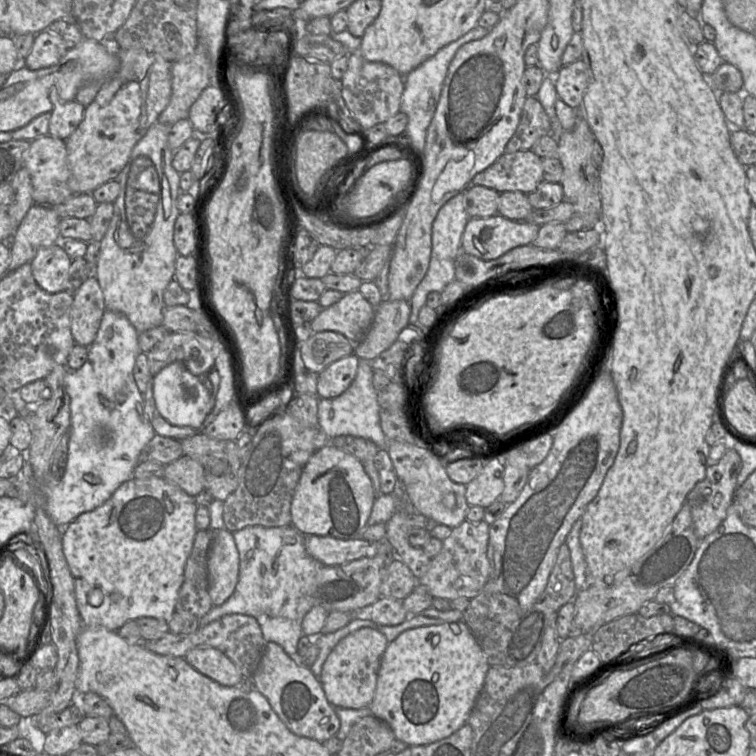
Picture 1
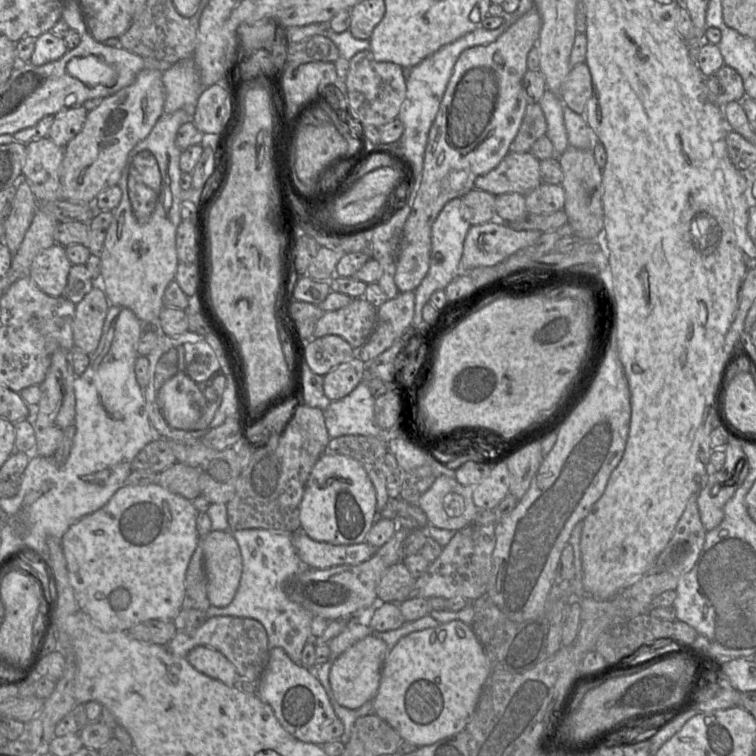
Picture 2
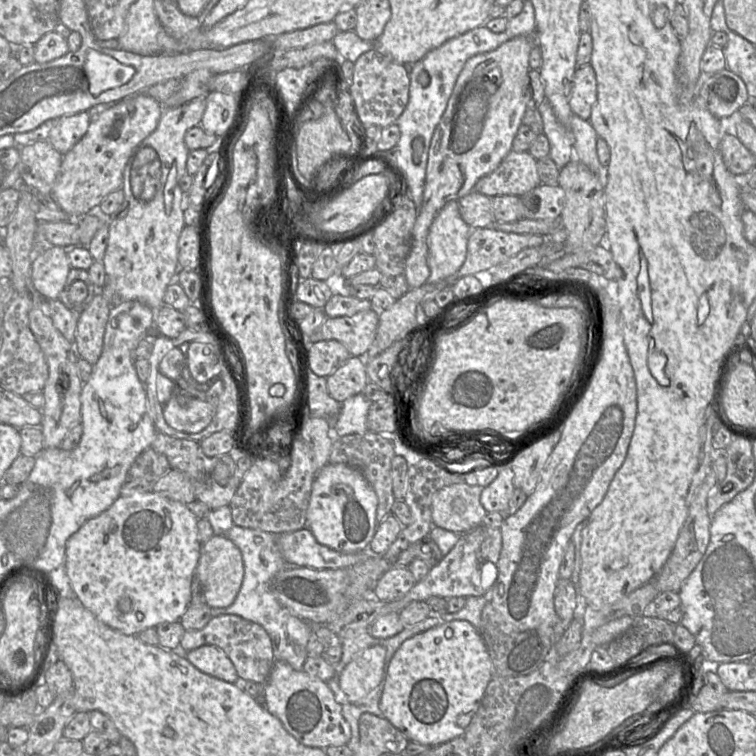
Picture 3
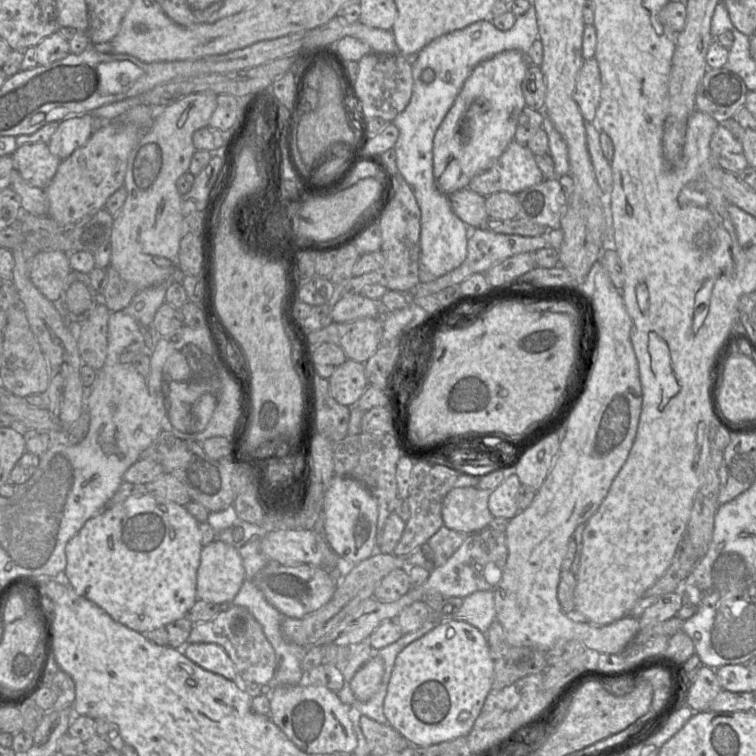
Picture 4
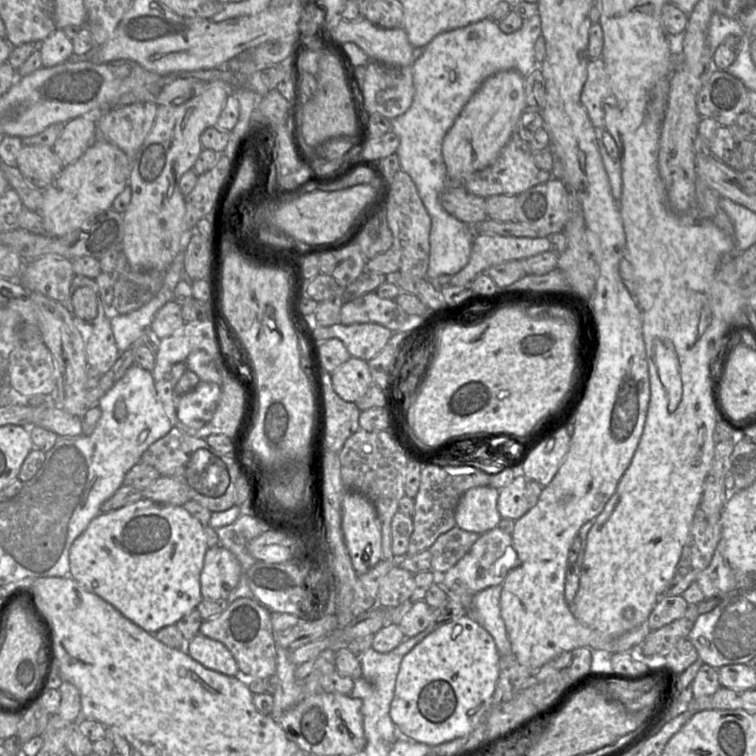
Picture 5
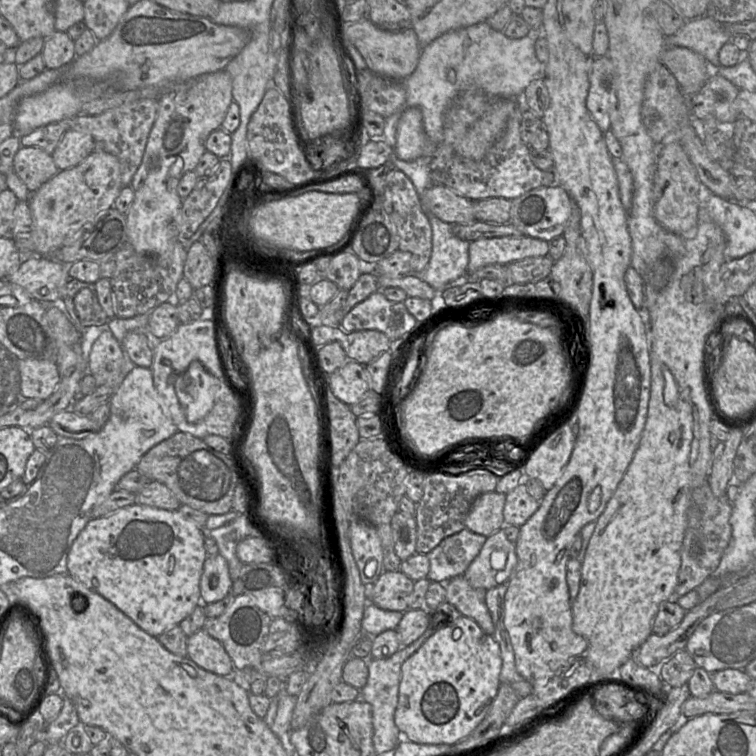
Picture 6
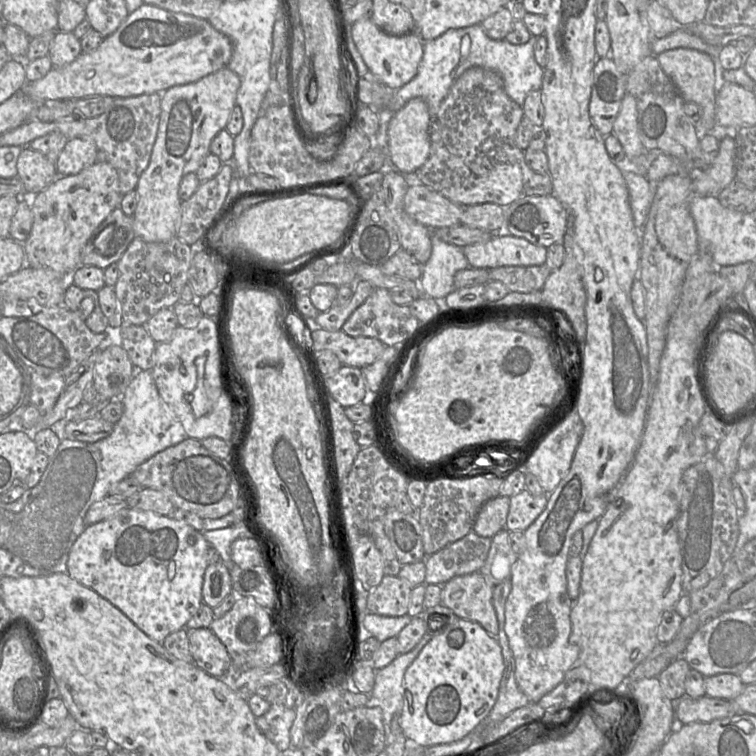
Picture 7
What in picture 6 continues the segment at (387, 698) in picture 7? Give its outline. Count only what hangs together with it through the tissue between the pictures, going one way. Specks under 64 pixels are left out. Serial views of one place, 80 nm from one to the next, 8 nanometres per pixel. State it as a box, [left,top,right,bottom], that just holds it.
[356,630,436,754]

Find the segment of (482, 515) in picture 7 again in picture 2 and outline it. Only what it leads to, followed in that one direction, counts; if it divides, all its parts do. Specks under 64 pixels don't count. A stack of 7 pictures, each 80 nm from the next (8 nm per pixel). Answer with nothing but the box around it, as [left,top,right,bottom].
[418,475,479,531]

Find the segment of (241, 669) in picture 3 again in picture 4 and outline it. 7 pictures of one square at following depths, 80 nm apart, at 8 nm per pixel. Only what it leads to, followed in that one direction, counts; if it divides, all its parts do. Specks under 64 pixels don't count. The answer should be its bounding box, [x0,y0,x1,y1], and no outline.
[187,606,274,685]

